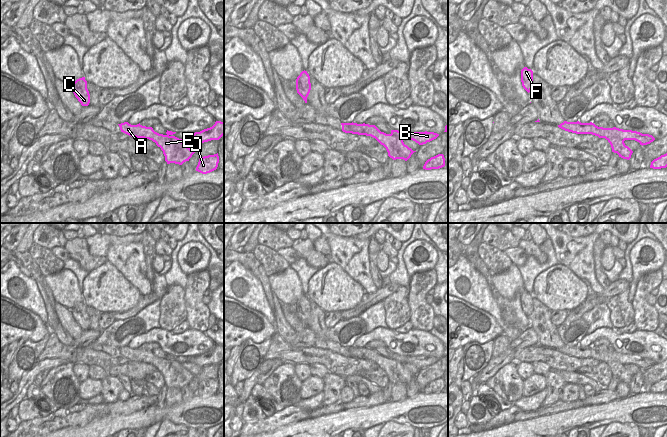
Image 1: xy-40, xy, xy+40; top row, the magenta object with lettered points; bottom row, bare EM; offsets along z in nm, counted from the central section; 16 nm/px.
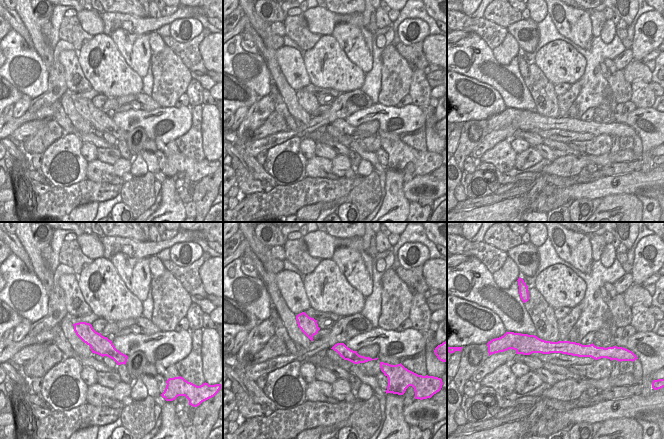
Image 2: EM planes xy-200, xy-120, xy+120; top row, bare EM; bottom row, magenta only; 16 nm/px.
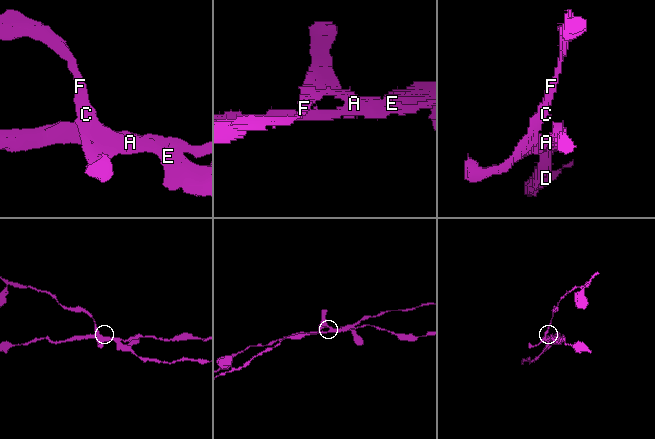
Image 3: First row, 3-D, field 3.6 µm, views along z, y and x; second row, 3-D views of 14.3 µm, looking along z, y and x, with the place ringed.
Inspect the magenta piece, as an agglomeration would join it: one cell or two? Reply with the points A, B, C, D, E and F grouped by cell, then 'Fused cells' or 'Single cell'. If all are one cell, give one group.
Groups: A C D E F / B. Fused cells.

